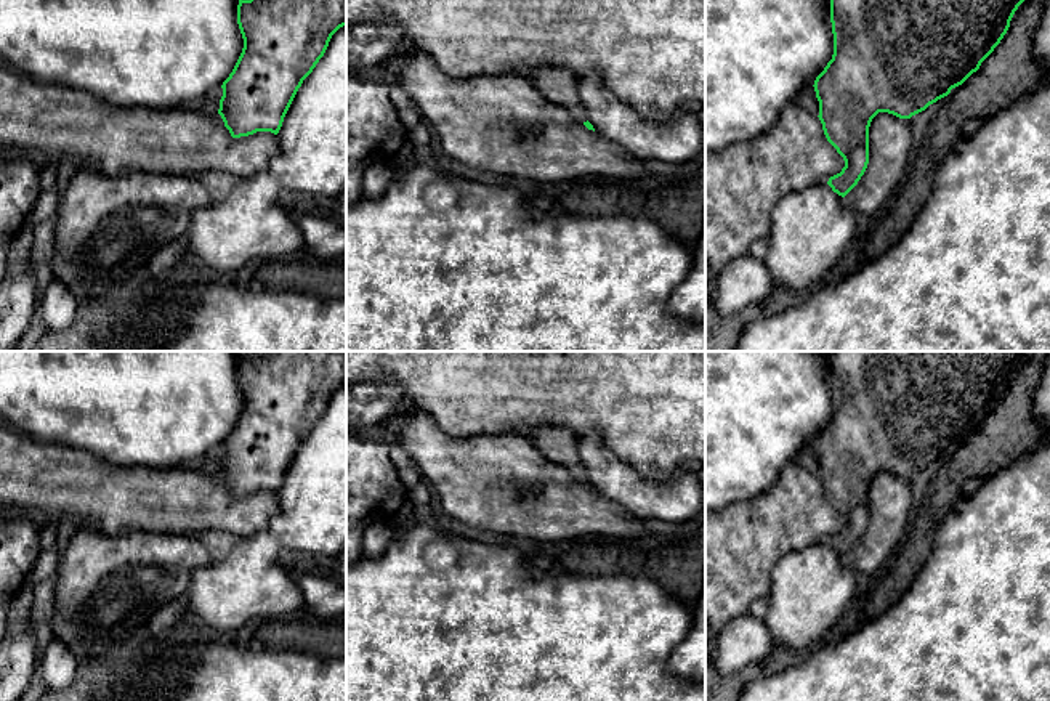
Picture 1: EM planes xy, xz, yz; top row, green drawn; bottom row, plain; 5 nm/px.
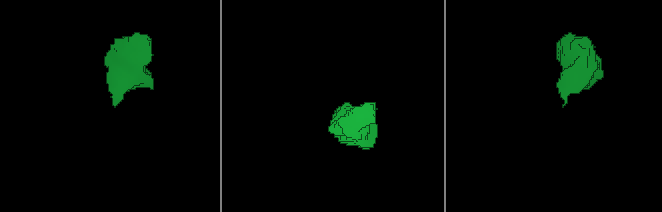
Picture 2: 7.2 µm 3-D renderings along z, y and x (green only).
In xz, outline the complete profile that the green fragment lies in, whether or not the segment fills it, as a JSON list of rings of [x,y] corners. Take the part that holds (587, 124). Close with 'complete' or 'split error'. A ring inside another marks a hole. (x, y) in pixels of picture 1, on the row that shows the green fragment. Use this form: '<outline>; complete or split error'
[[[543,67],[529,79],[550,103],[564,107],[574,120],[595,132],[579,98],[579,80],[574,72],[569,69]]]; split error

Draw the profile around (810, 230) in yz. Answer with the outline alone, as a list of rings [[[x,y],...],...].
[[[813,184],[781,199],[771,212],[763,258],[774,282],[810,292],[837,266],[856,237],[856,212],[829,184]]]

